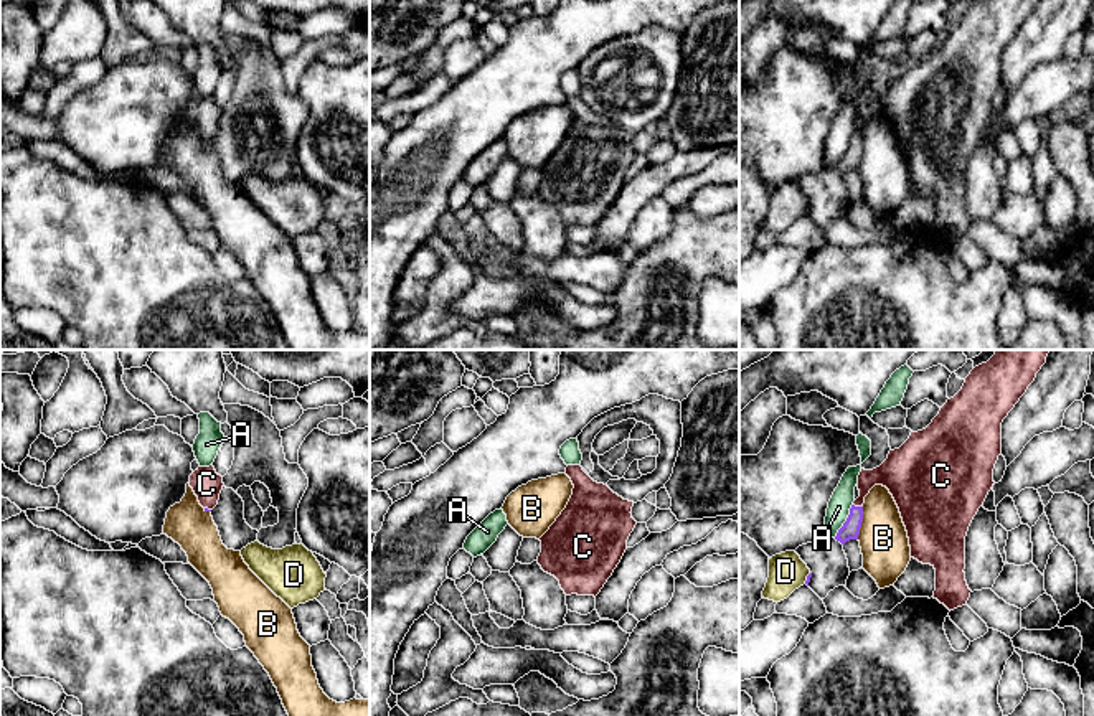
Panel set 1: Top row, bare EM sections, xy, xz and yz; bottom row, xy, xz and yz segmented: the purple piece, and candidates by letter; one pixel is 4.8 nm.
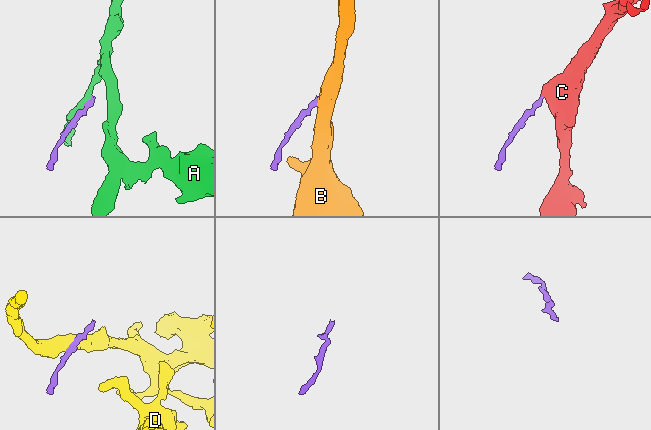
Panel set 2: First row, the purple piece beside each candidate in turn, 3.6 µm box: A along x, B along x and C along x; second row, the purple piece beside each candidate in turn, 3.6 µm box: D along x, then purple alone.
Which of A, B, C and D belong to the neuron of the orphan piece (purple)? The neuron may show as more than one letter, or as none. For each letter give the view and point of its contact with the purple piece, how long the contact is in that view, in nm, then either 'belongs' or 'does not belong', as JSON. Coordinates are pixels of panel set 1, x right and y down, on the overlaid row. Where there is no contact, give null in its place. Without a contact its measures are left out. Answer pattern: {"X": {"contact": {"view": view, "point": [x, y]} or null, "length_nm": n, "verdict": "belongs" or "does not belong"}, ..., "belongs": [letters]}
{"A": {"contact": {"view": "yz", "point": [847, 520]}, "length_nm": 190, "verdict": "does not belong"}, "B": {"contact": {"view": "yz", "point": [860, 523]}, "length_nm": 160, "verdict": "does not belong"}, "C": {"contact": {"view": "yz", "point": [858, 507]}, "length_nm": 50, "verdict": "belongs"}, "D": {"contact": {"view": "yz", "point": [807, 578]}, "length_nm": 70, "verdict": "does not belong"}, "belongs": ["C"]}

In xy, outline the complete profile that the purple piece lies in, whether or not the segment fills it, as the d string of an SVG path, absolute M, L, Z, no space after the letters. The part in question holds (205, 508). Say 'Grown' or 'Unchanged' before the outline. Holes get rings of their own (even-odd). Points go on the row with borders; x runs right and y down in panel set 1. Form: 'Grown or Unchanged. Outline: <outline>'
Grown. Outline: M213 465L198 467L190 475L190 487L193 488L205 511L211 511L218 505L223 485L223 477L216 473Z

